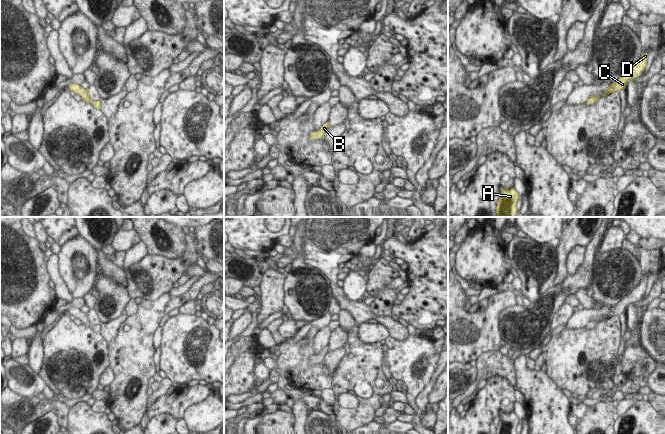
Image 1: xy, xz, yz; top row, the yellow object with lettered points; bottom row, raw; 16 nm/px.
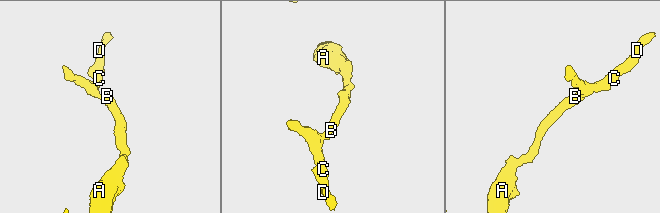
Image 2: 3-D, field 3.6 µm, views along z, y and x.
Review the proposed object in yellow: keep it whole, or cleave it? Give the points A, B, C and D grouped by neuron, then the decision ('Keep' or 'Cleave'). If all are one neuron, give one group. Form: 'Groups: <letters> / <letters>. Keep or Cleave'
Groups: A B C D. Keep

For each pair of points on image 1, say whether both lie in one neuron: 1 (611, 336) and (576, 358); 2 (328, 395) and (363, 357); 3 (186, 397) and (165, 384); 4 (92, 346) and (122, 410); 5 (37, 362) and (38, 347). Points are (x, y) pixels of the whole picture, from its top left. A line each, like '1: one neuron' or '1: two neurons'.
1: one neuron
2: two neurons
3: two neurons
4: two neurons
5: one neuron

